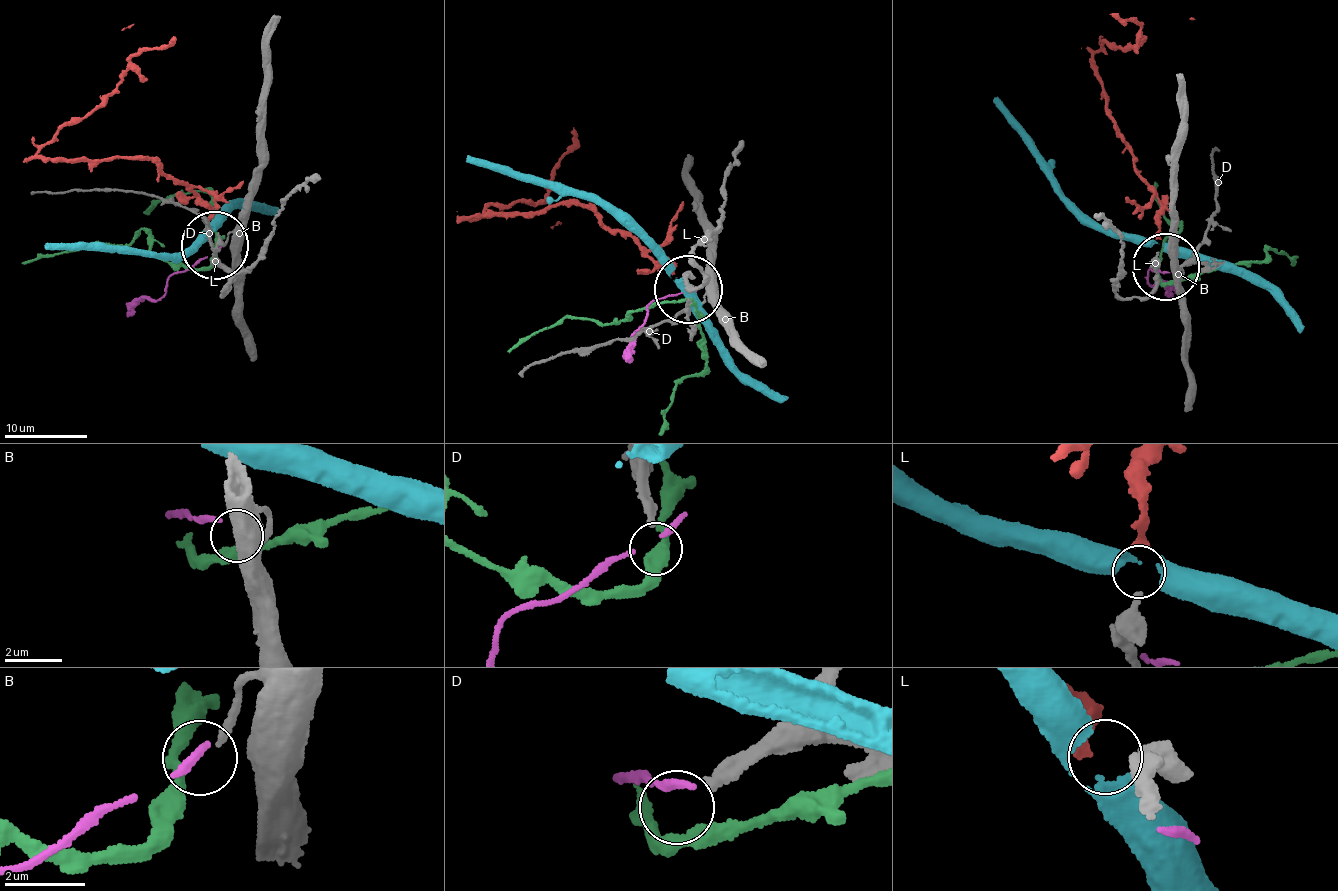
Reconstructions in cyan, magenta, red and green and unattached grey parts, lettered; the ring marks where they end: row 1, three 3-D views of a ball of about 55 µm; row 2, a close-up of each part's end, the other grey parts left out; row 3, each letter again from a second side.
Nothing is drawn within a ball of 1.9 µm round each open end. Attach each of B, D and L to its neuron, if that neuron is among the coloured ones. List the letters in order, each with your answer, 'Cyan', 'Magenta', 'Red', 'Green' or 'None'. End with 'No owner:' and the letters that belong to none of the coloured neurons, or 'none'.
B: Magenta
D: None
L: Red
No owner: D

